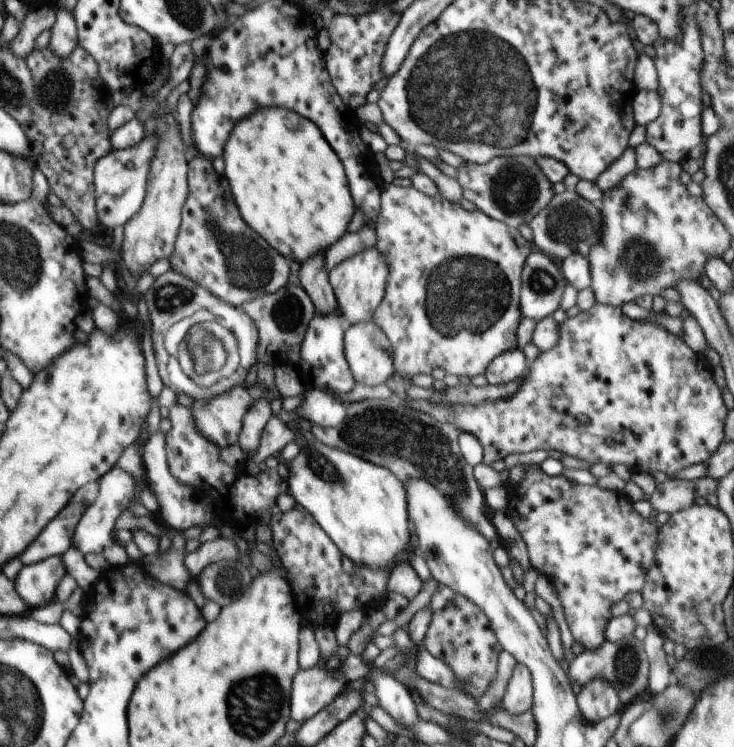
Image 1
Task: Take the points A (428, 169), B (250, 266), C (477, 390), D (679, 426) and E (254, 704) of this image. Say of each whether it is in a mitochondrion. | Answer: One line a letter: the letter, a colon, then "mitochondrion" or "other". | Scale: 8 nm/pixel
A: other
B: mitochondrion
C: other
D: mitochondrion
E: mitochondrion

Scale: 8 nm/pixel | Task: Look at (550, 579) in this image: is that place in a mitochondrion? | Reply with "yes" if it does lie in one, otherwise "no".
no

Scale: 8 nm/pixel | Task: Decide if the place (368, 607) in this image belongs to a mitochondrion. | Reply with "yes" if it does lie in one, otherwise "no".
no

